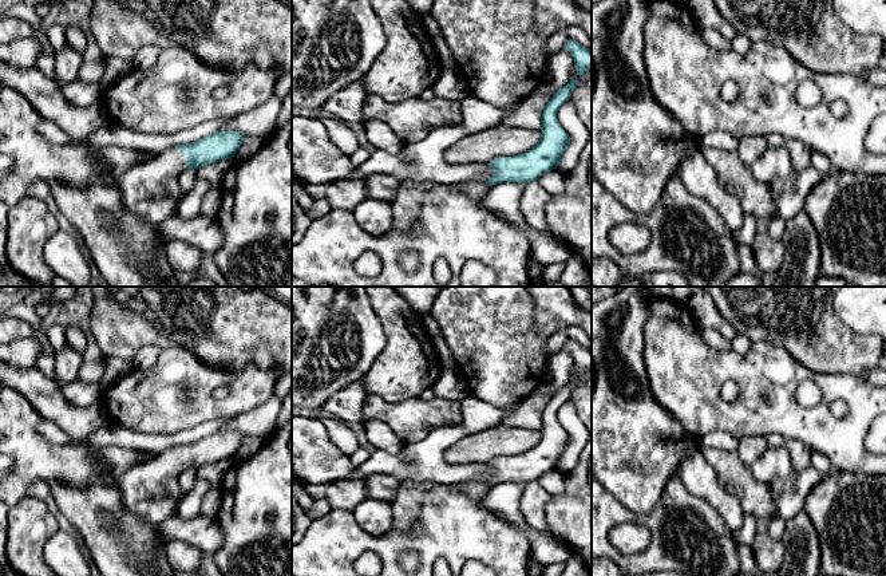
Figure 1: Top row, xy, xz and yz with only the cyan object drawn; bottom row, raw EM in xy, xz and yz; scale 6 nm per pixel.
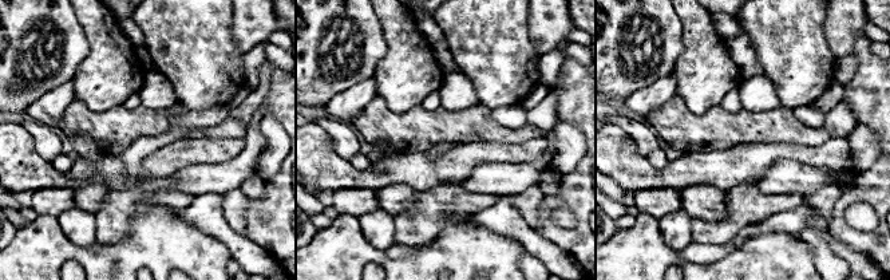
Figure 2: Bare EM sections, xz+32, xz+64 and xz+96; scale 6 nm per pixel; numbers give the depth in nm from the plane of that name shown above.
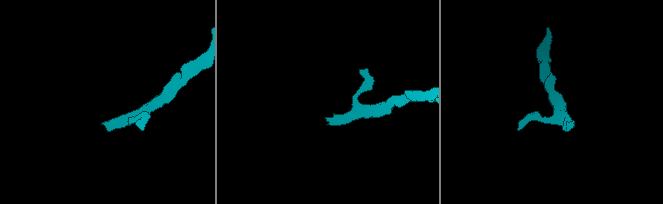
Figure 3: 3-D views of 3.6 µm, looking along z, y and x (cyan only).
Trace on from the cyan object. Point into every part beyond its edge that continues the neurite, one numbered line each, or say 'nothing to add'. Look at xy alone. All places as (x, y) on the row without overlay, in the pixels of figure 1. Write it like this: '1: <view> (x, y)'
1: xy (151, 490)

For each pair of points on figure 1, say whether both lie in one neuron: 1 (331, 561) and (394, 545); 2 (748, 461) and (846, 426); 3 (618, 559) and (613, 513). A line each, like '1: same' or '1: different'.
1: same
2: different
3: same

